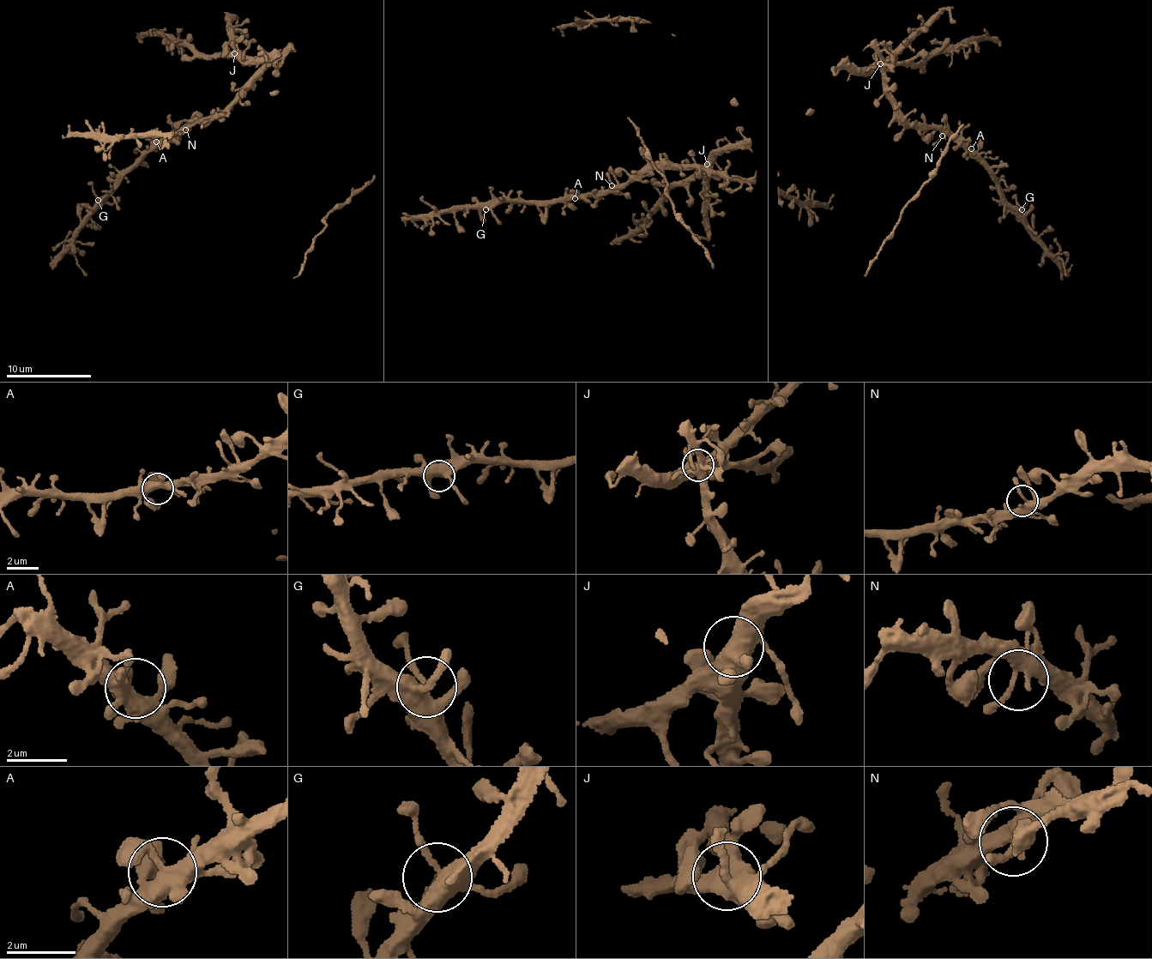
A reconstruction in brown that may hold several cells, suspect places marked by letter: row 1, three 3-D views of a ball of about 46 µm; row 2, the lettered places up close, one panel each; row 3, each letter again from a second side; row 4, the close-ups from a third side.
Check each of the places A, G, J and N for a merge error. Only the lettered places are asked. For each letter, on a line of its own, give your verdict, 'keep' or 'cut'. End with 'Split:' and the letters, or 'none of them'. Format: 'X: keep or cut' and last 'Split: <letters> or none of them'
A: keep
G: keep
J: keep
N: keep
Split: none of them

